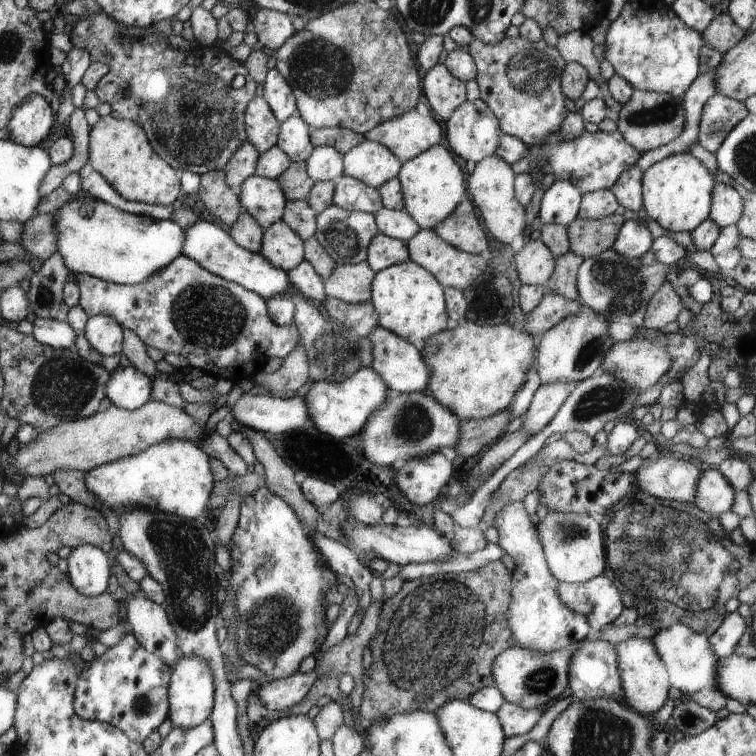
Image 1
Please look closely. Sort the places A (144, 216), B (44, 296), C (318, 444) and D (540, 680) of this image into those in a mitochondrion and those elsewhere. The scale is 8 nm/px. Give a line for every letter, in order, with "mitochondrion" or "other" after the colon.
A: other
B: mitochondrion
C: other
D: mitochondrion

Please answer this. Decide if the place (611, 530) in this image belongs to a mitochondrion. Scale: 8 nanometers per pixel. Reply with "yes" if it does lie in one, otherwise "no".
yes

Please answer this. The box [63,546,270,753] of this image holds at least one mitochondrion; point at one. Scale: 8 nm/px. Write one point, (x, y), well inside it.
(139, 705)

